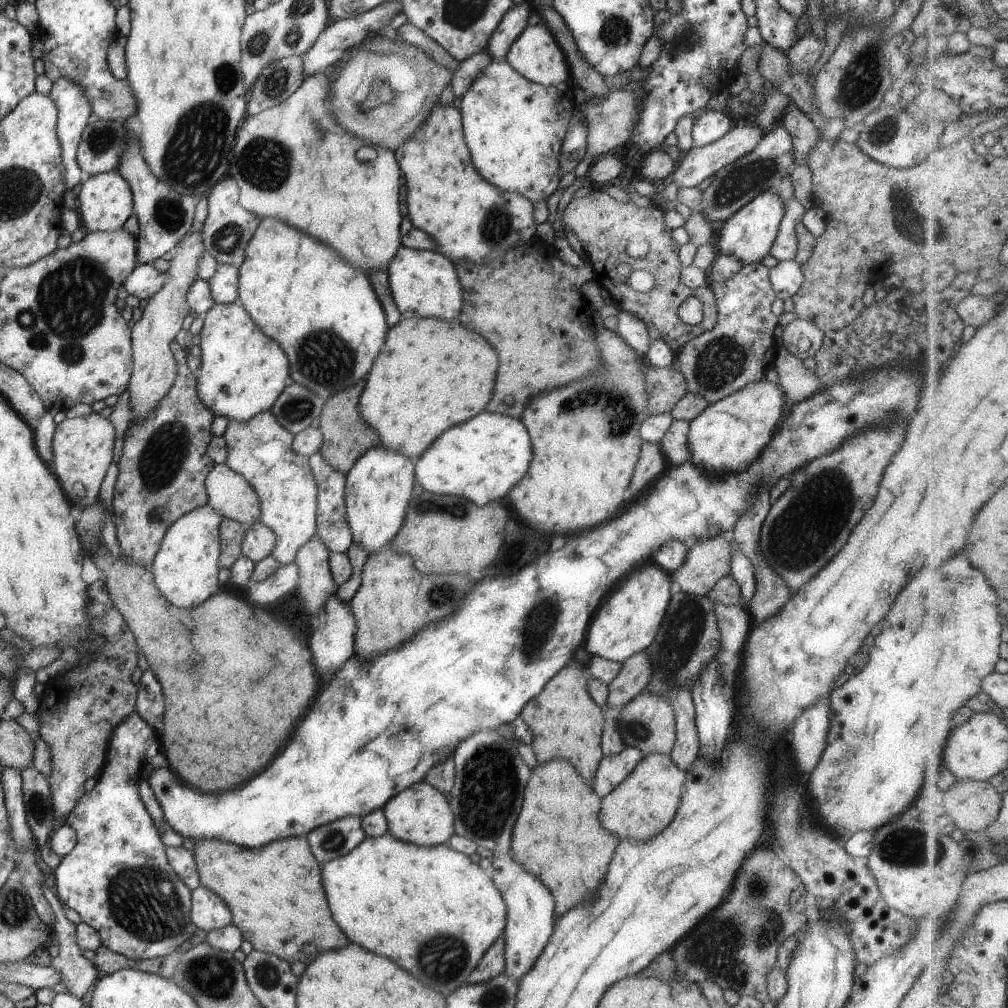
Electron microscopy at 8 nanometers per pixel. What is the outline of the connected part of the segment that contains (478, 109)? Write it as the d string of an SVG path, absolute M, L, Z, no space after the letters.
M494 59L477 74L470 88L463 94L459 111L466 144L472 152L472 162L480 176L506 192L518 192L528 200L540 202L557 191L560 184L560 151L571 116L576 109L572 94L565 86L543 85L522 76L505 59Z

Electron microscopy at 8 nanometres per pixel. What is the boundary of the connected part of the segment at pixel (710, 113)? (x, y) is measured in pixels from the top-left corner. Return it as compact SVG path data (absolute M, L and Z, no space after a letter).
M709 110L695 119L692 129L696 147L701 147L722 138L732 128L731 118L716 110Z

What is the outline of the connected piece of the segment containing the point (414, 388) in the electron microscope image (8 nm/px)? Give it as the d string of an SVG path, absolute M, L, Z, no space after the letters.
M436 317L401 319L388 329L382 352L368 374L359 411L363 422L366 421L378 432L384 448L415 460L447 428L471 419L486 408L492 398L496 370L496 350L480 334L464 328L458 320Z

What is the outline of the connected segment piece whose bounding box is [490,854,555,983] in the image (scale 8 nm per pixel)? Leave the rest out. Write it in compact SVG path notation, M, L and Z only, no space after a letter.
M510 854L494 856L491 879L502 893L507 906L507 923L503 930L505 940L505 973L517 983L533 966L536 958L546 948L555 923L555 900L553 894L532 874L528 874L520 864L514 862Z

